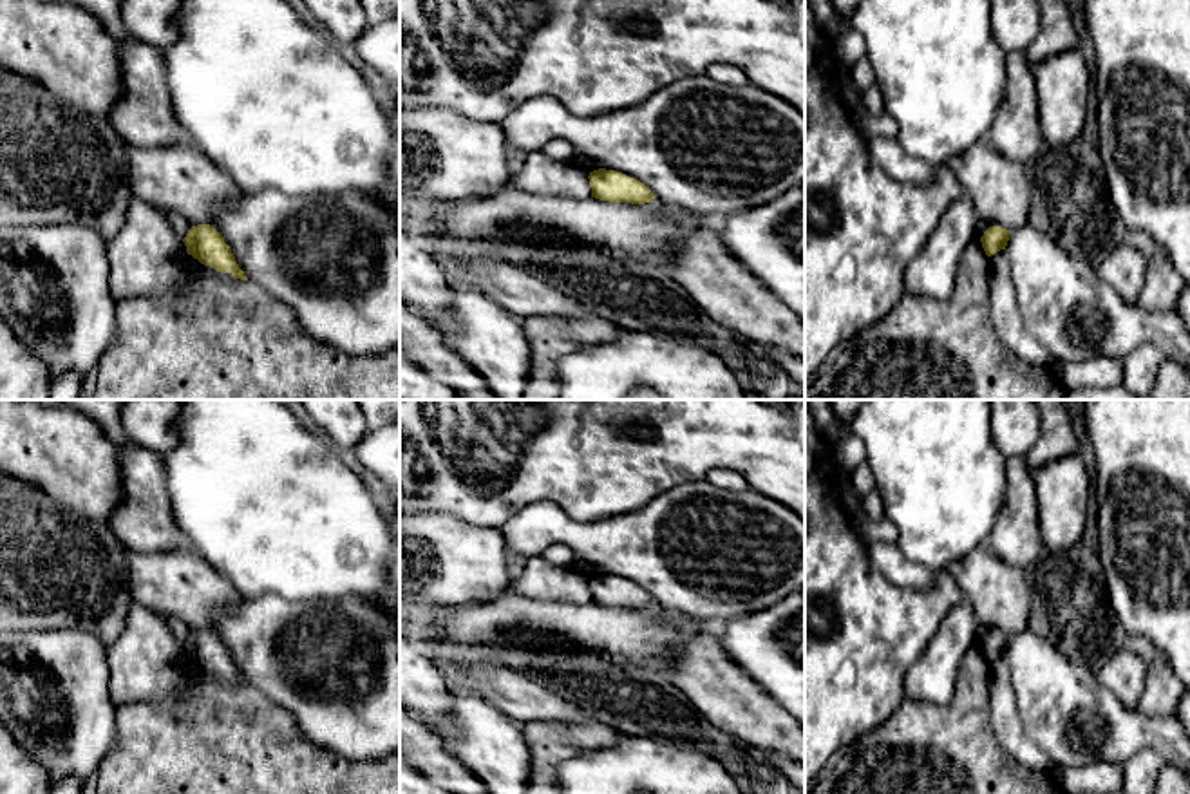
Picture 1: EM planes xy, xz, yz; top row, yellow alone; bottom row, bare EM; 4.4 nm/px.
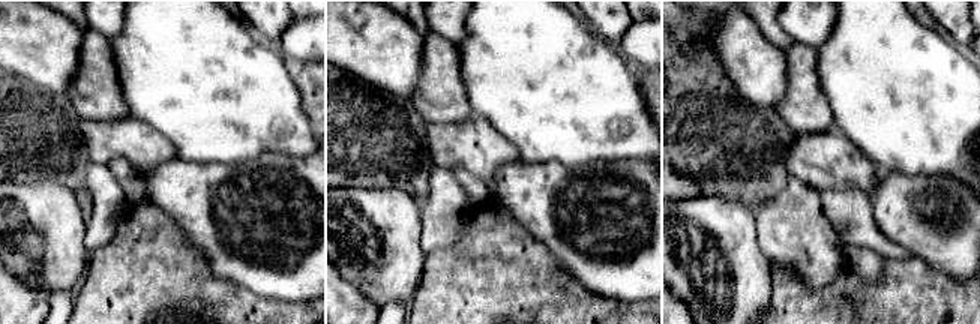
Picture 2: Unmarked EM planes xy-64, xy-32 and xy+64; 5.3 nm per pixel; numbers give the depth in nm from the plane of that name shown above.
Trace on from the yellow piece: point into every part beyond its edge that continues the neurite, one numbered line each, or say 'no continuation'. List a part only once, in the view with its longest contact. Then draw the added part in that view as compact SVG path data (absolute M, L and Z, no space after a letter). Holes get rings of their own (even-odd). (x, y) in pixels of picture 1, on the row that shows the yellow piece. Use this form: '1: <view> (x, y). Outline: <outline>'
no continuation

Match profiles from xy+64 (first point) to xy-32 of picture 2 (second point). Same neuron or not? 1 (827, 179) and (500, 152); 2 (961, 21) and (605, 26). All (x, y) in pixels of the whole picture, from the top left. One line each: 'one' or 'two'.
1: one
2: one

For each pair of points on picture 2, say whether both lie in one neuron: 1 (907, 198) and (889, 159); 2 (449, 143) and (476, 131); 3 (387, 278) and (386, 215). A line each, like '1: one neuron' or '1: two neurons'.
1: two neurons
2: one neuron
3: one neuron

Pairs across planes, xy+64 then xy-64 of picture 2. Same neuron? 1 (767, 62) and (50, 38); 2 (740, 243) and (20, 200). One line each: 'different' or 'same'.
1: same
2: same

